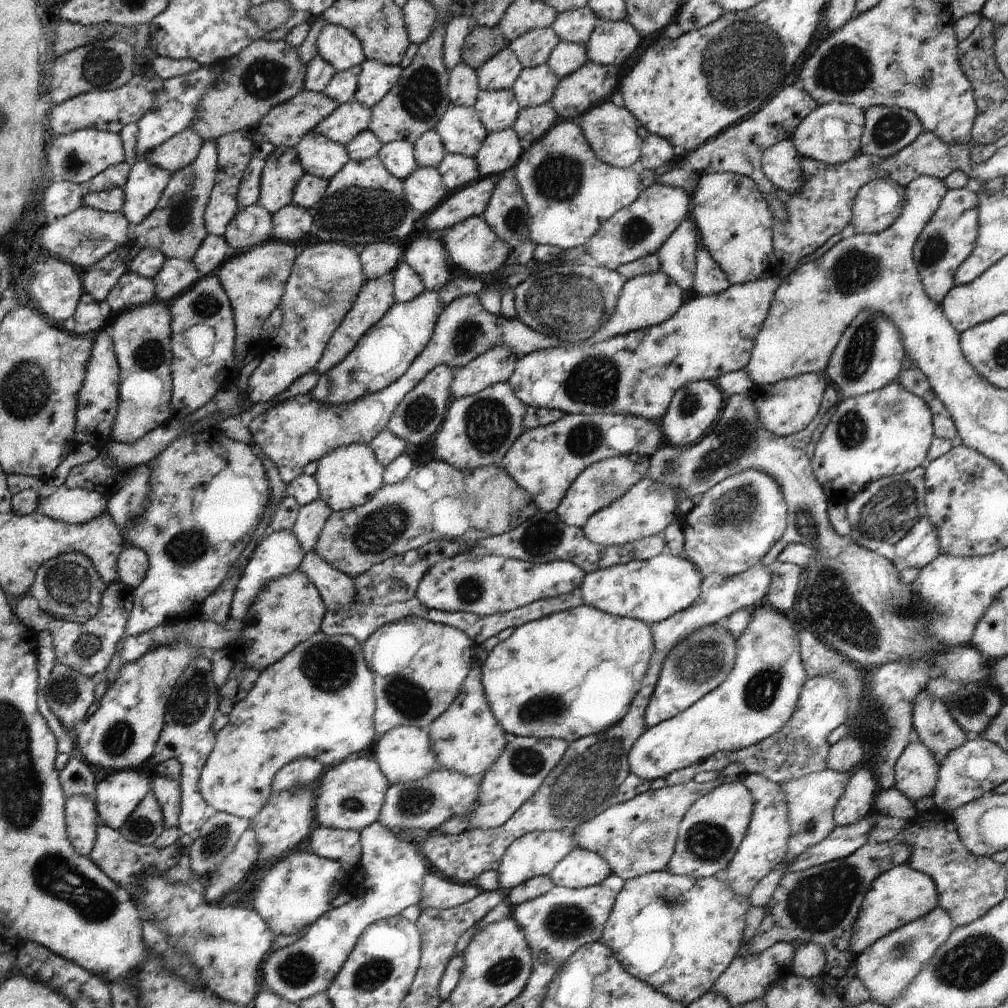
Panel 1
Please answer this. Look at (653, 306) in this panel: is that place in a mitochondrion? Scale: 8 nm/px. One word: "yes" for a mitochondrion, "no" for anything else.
no

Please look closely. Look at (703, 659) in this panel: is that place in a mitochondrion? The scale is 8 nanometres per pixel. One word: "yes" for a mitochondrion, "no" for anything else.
yes

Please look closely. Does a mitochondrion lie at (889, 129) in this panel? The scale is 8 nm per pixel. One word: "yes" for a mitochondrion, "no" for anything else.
yes

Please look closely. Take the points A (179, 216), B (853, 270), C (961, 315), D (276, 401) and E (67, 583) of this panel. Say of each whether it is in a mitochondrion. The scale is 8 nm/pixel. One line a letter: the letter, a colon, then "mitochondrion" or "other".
A: mitochondrion
B: mitochondrion
C: other
D: other
E: mitochondrion

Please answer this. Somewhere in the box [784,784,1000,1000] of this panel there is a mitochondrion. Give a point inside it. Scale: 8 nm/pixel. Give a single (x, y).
(899, 950)

